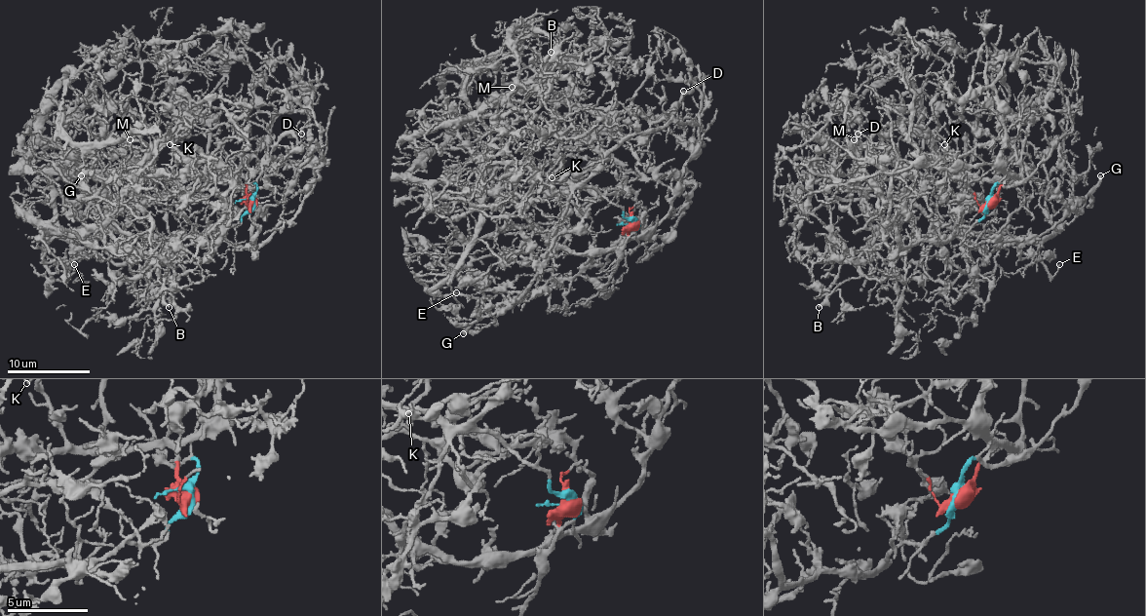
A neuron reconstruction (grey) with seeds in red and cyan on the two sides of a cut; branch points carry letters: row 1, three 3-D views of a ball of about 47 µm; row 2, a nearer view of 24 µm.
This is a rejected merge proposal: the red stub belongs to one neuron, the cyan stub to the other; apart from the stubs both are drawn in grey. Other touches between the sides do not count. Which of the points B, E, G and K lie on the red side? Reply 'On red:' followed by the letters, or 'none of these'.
On red: K

